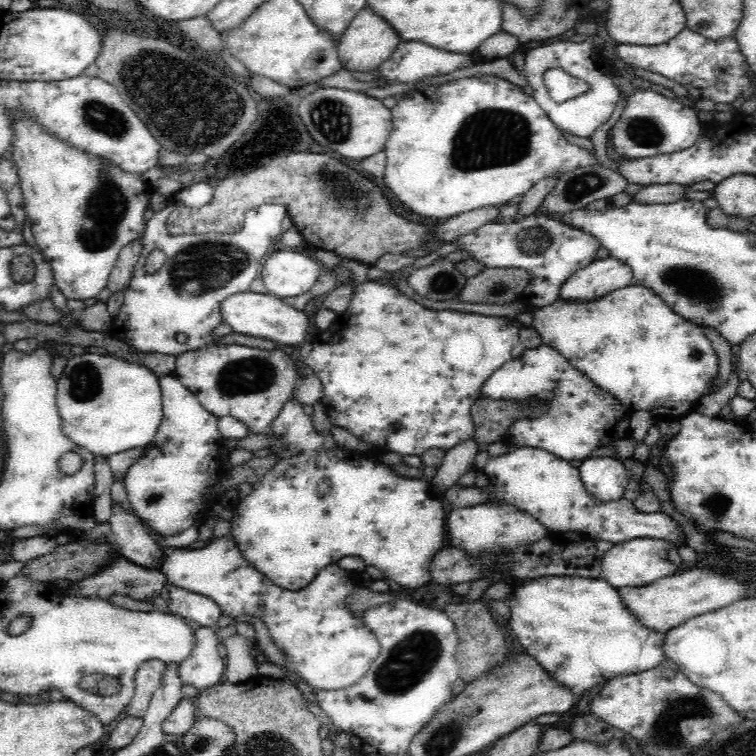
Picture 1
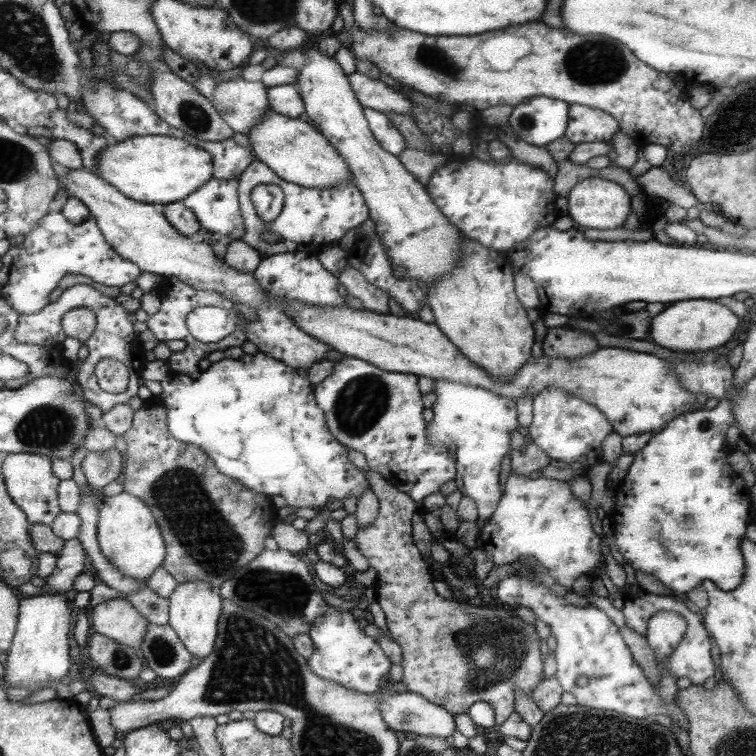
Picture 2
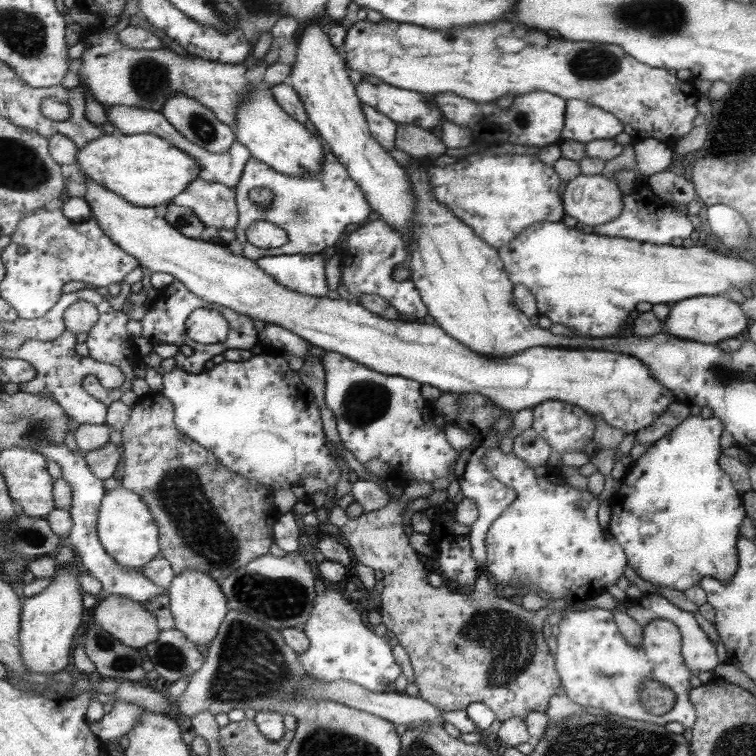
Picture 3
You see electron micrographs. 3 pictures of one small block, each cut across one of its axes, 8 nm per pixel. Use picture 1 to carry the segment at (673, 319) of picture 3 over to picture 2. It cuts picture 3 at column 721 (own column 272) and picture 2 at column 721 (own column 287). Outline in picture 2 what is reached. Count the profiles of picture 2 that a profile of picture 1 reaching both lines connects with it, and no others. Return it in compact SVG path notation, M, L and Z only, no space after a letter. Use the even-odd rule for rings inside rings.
M681 300L657 314L651 322L649 340L667 350L717 350L725 342L731 342L739 322L741 318L719 300Z

